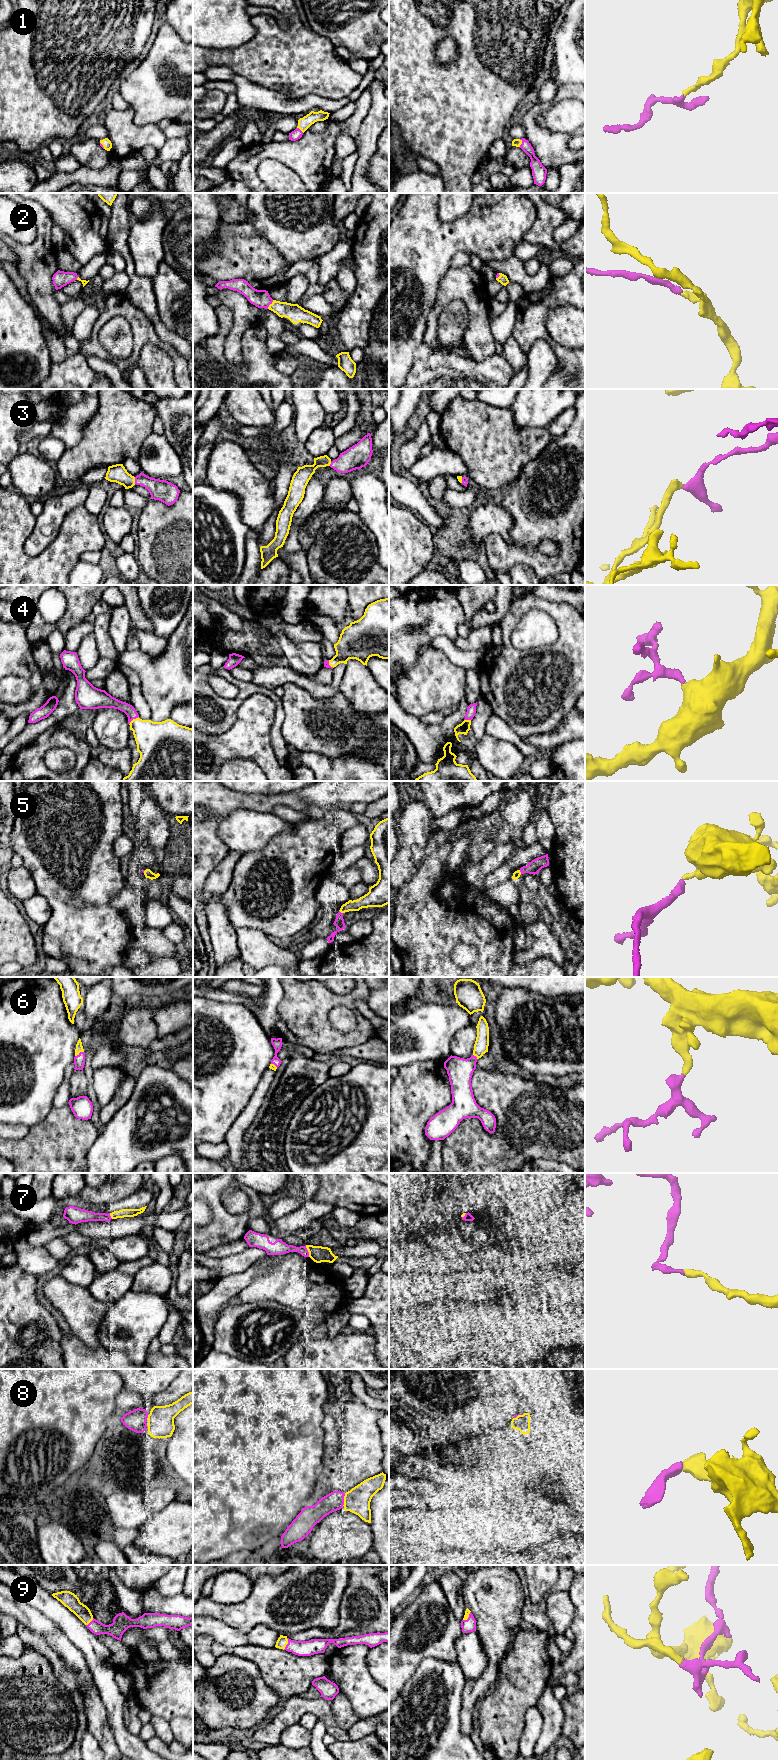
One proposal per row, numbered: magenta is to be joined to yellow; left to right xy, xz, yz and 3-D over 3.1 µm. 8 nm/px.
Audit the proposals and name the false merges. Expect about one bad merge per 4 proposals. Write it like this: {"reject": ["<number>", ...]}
{"reject": ["7"]}

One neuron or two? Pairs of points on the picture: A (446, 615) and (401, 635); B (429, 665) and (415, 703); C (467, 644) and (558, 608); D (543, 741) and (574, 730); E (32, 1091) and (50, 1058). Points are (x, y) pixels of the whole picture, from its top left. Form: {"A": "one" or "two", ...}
{"A": "one", "B": "one", "C": "two", "D": "one", "E": "one"}

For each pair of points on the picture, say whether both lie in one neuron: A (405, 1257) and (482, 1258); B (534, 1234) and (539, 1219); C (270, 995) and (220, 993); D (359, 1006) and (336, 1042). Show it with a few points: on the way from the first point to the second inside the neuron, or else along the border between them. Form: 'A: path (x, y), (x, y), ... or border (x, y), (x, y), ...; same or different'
A: path (424, 1261), (463, 1261); same
B: path (534, 1230), (539, 1223); same
C: path (258, 1001), (246, 1001), (232, 997); same
D: border (355, 1000), (354, 1008), (373, 1026); different

